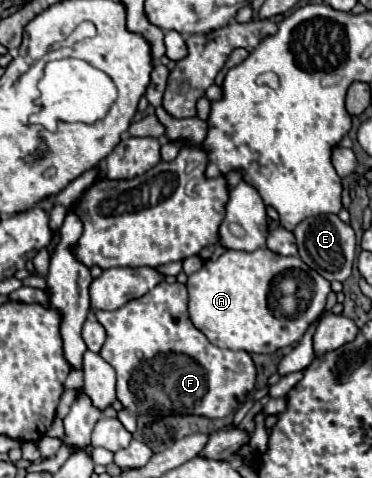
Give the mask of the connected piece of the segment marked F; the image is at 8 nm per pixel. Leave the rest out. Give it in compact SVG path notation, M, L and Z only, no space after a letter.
M160 281L144 297L114 311L94 311L106 329L104 361L116 371L116 397L132 415L200 415L220 419L234 413L254 389L256 367L246 351L218 349L188 317L188 293L180 283Z

